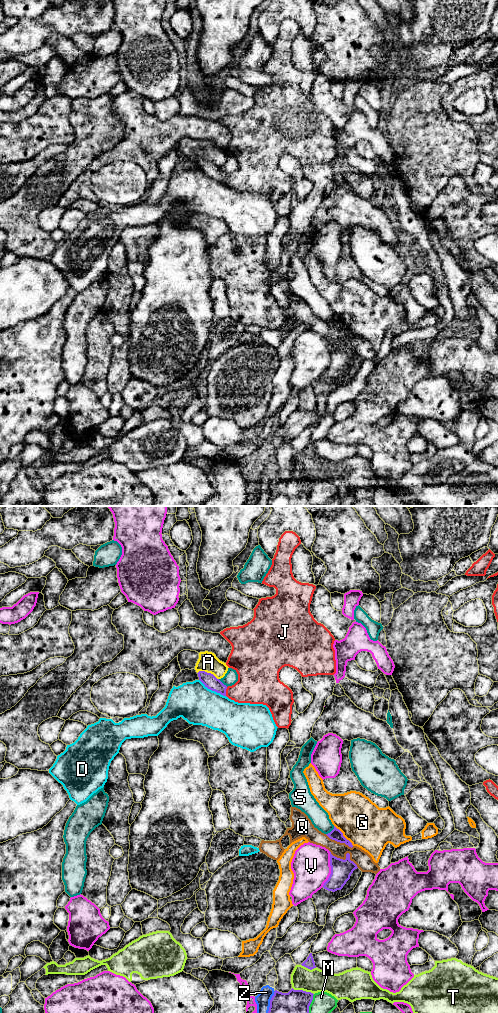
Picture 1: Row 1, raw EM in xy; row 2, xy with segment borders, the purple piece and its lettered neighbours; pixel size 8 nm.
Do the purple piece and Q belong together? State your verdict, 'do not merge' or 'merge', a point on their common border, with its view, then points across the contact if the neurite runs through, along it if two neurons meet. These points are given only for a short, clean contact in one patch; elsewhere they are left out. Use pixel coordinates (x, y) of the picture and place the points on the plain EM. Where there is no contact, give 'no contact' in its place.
do not merge; contact xy (346, 344)

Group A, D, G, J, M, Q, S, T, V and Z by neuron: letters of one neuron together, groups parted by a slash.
A / D / G / J / M / Q / S / T / V / Z

